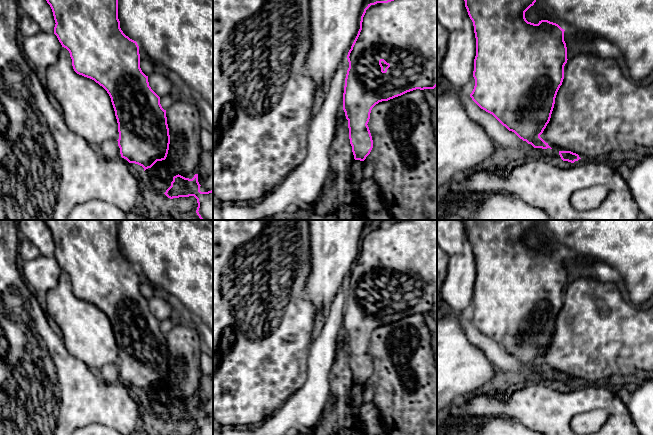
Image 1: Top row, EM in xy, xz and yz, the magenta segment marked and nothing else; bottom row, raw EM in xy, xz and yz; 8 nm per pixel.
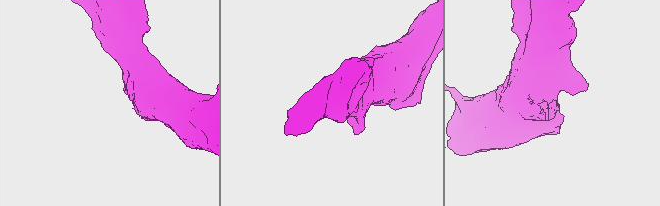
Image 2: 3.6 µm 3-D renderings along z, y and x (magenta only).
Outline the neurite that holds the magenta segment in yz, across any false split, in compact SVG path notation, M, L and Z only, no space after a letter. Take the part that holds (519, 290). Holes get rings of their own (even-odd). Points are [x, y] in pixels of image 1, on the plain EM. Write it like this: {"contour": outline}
{"contour": "M538 220L463 221L476 262L475 310L470 321L481 333L492 338L509 355L534 372L552 373L540 359L550 345L555 322L564 303L564 290L568 284L565 254L548 244L541 244L538 248L526 244L525 236L534 229Z"}

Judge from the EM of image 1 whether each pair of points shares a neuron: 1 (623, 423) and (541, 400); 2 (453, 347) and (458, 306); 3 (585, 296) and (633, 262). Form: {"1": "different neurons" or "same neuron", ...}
{"1": "same neuron", "2": "different neurons", "3": "different neurons"}

